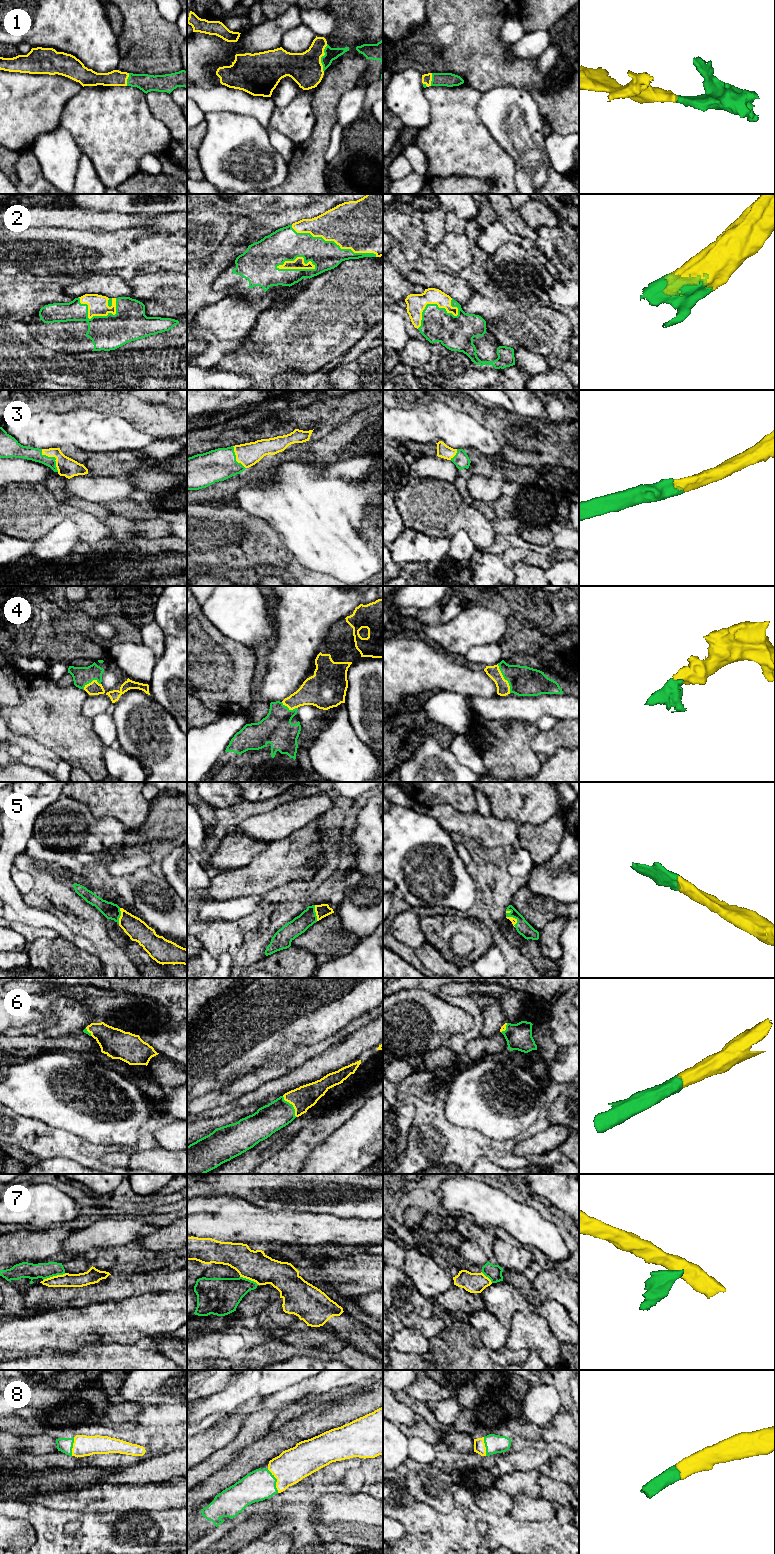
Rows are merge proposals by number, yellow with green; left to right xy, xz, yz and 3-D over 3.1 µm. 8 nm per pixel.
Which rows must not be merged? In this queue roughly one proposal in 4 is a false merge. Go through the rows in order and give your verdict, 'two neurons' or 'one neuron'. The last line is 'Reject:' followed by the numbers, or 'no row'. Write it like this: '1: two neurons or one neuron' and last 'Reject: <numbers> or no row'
1: one neuron
2: one neuron
3: one neuron
4: one neuron
5: one neuron
6: one neuron
7: two neurons
8: one neuron
Reject: 7

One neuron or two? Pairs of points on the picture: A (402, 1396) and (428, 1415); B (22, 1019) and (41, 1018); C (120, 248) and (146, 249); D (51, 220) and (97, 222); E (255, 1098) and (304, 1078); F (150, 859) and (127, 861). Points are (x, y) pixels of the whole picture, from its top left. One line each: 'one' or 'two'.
A: one
B: one
C: one
D: one
E: one
F: one

